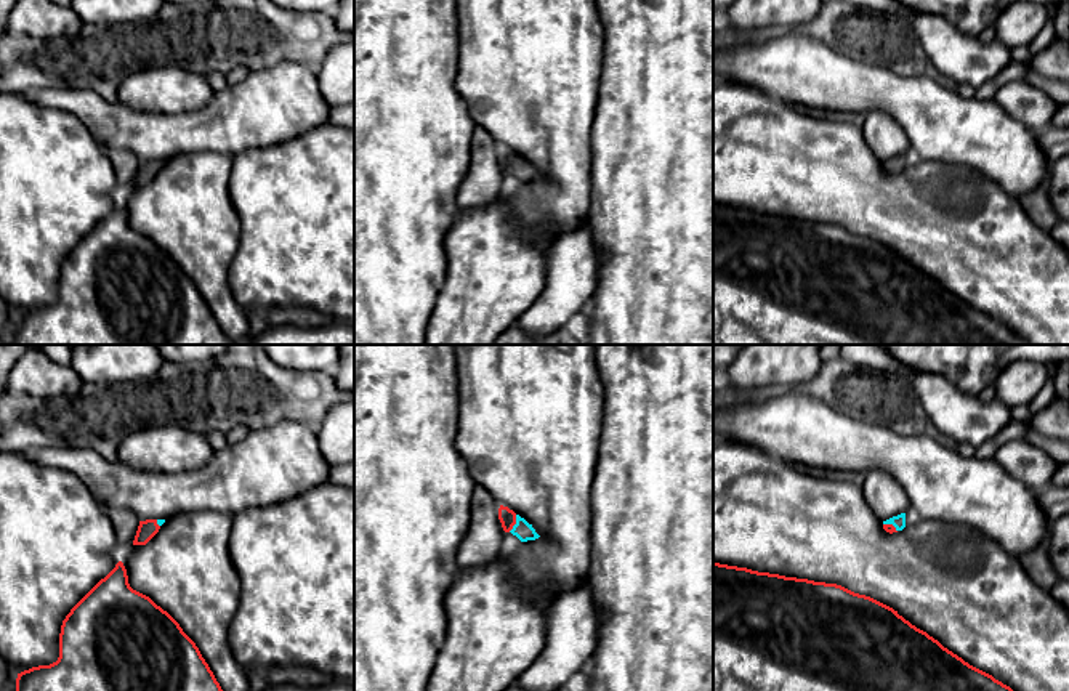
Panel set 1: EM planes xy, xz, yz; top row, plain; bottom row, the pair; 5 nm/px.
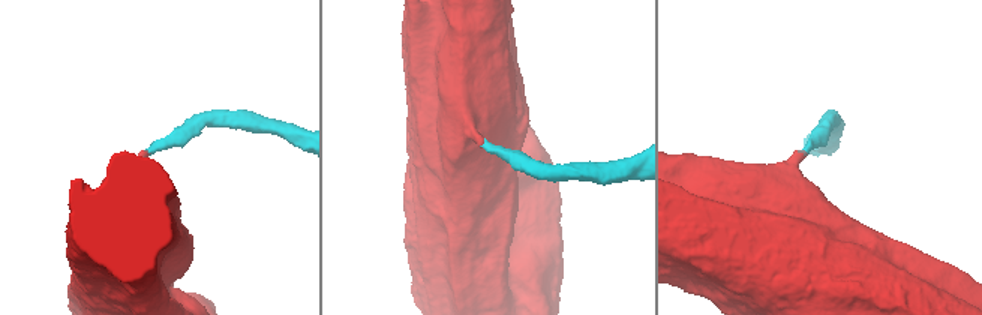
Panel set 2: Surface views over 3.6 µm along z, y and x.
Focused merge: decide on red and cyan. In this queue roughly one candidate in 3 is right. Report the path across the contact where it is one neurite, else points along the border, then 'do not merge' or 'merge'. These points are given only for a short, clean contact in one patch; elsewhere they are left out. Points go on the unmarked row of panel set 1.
runs through xz (507, 157), (515, 164), (524, 172); merge

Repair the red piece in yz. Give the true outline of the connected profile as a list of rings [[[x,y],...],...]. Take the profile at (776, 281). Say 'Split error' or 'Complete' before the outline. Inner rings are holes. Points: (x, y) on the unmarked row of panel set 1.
Complete. [[[713,204],[713,345],[1031,343],[870,237]]]

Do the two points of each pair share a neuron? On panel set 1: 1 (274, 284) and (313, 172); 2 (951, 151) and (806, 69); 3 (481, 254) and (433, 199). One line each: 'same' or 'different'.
1: same
2: same
3: different

